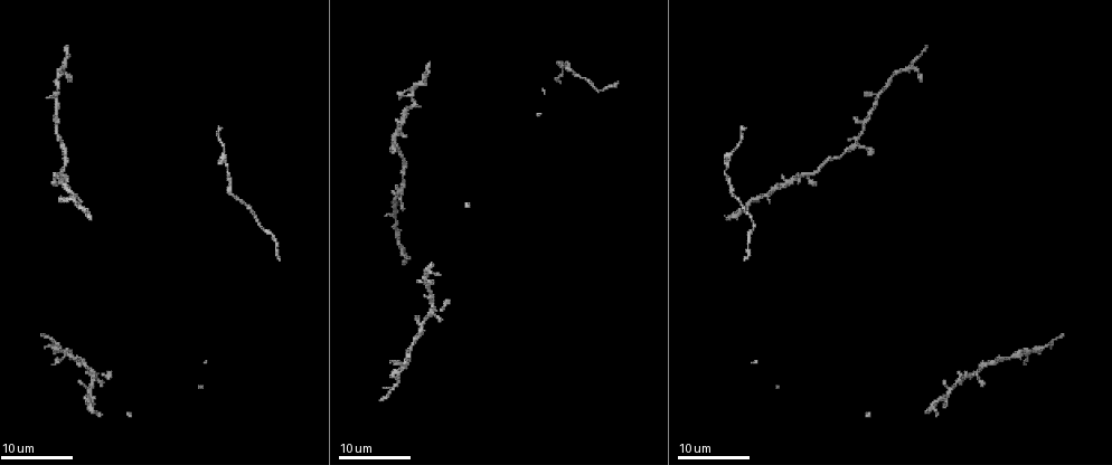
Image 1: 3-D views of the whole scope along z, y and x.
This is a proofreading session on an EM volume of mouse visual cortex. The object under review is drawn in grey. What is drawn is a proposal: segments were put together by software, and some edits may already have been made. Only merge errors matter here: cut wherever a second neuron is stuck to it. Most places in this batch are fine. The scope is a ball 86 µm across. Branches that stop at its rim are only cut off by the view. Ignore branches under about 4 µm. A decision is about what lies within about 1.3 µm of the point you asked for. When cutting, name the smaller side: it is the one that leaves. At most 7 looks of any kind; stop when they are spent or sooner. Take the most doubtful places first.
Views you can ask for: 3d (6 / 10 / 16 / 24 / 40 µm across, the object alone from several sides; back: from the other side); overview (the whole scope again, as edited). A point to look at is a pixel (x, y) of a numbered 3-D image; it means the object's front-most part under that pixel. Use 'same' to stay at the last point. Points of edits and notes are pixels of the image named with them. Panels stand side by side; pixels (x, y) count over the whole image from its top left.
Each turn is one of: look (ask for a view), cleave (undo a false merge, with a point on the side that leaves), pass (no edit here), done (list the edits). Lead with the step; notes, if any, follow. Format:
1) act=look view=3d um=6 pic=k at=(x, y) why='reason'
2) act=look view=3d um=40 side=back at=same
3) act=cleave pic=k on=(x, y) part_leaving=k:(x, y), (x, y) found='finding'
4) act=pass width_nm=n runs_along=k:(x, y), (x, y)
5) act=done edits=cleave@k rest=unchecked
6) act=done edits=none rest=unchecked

act=look view=3d um=16 pic=1 at=(855, 141)

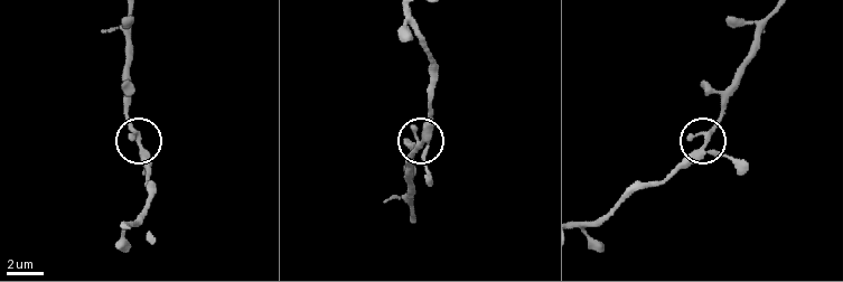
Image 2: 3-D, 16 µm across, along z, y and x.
act=look view=3d um=10 pic=2 at=(705, 144) why='zoom in'

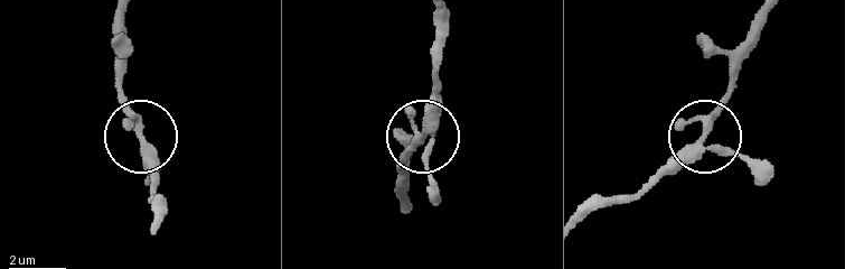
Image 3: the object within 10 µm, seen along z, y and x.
act=pass width_nm=280 found='all the same neuron'

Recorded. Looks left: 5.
act=look view=3d um=16 pic=1 at=(728, 160)

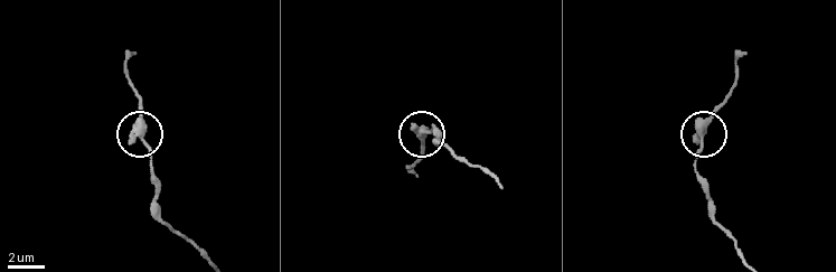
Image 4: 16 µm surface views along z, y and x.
act=look view=3d um=10 pic=4 at=(702, 139)

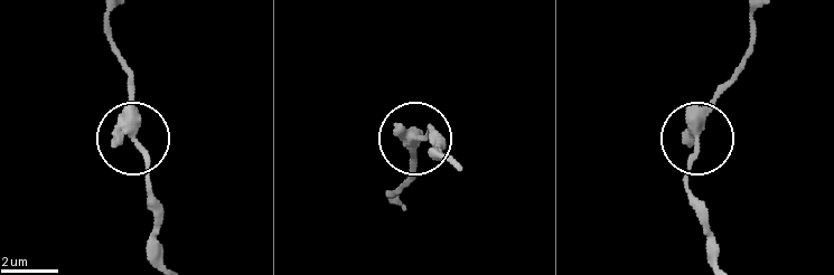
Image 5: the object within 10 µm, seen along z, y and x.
act=pass side_arm_um=6 found='continuous, no second neuron'

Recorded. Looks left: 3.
act=look view=3d um=24 pic=1 at=(395, 217) why='side arm on a straight run'

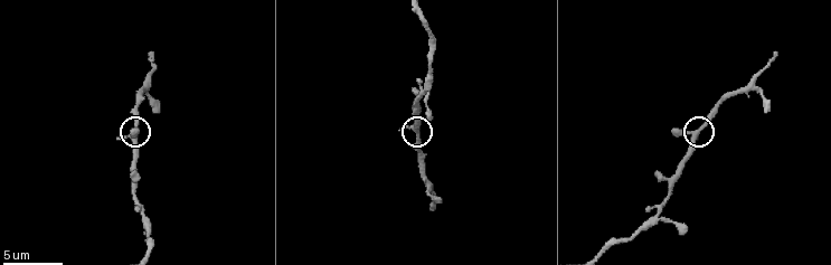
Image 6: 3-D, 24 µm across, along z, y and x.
act=look view=3d um=6 pic=6 at=(702, 129)

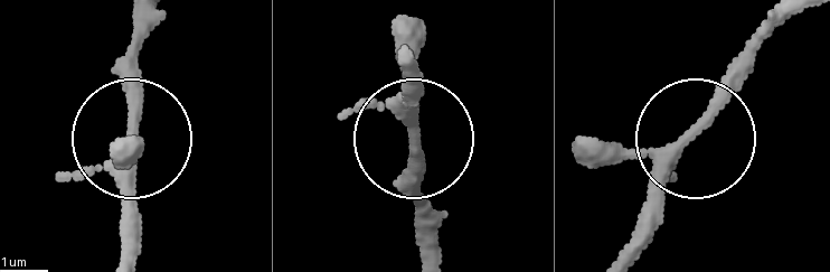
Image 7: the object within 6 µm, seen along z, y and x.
act=pass arms=3 found='all the same neuron'

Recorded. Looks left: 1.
act=done edits=none rest=unchecked

